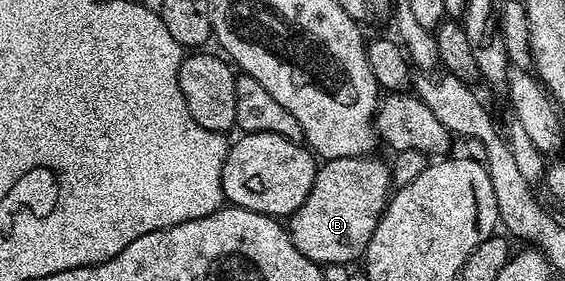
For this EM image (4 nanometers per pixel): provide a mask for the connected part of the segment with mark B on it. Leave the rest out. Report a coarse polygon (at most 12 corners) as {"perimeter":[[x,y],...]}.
{"perimeter":[[387,162],[319,164],[287,220],[321,265],[363,256],[393,190]]}

